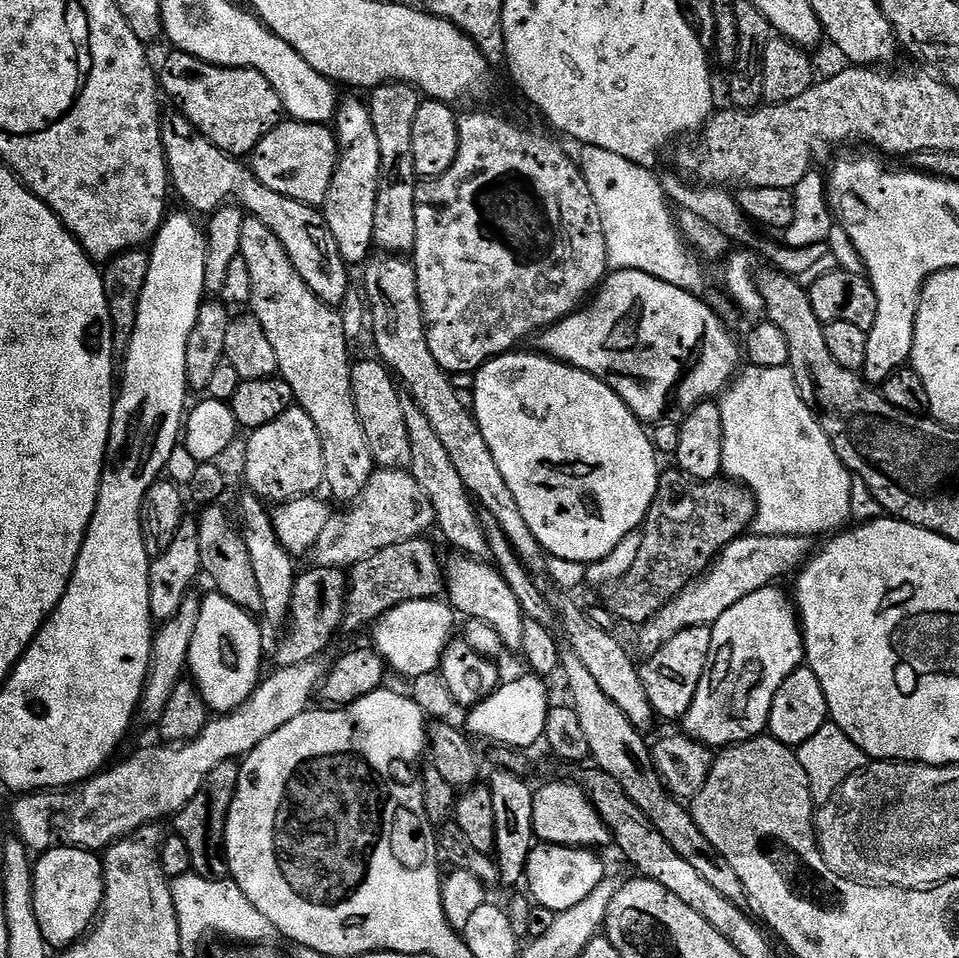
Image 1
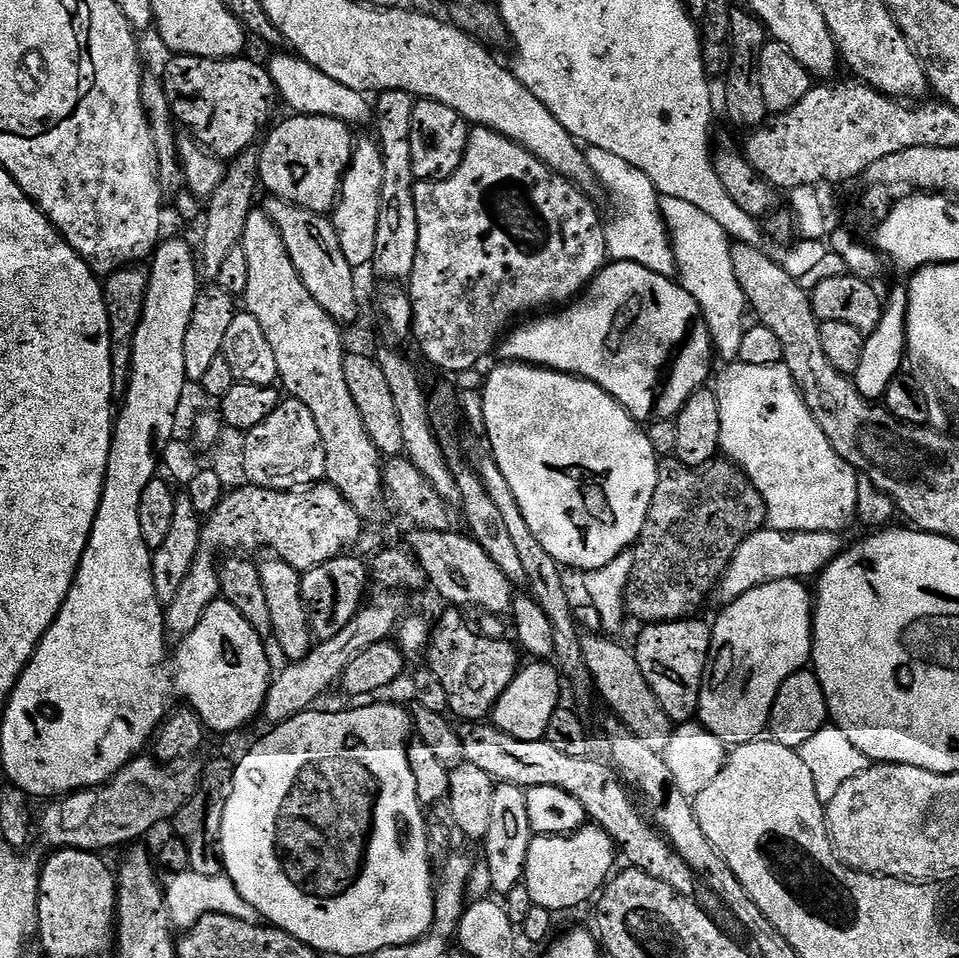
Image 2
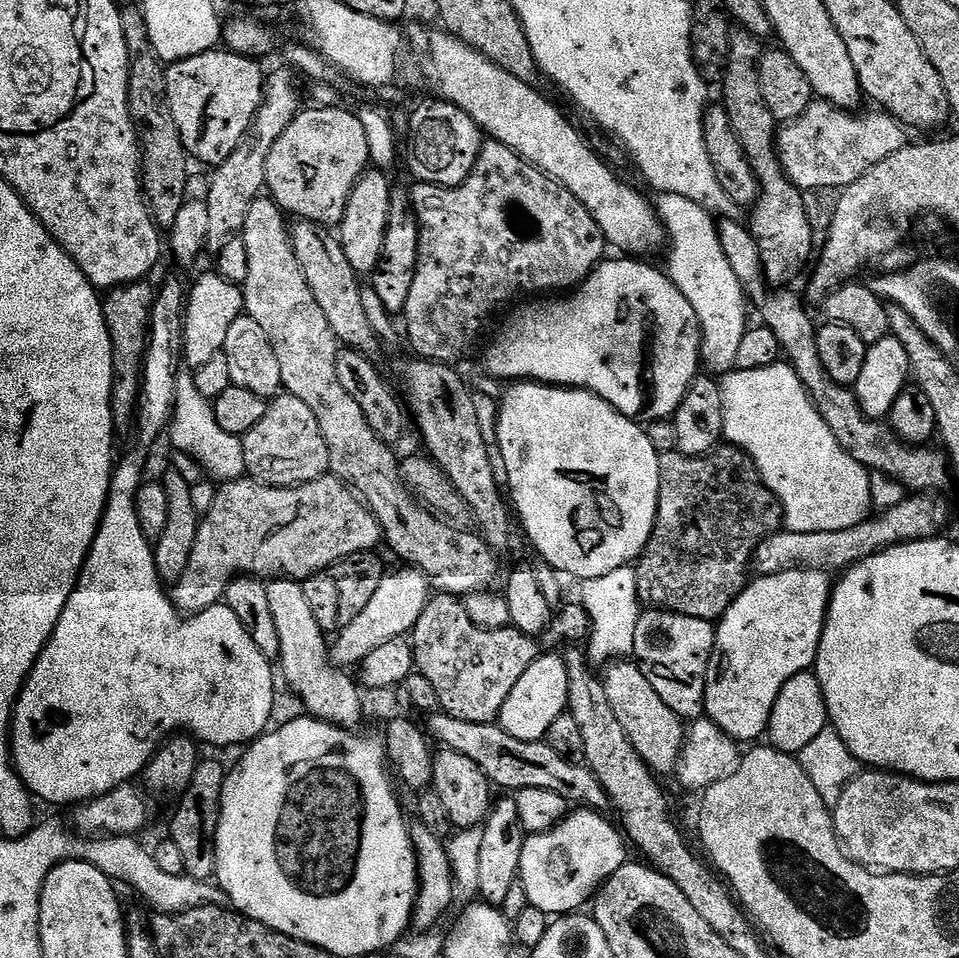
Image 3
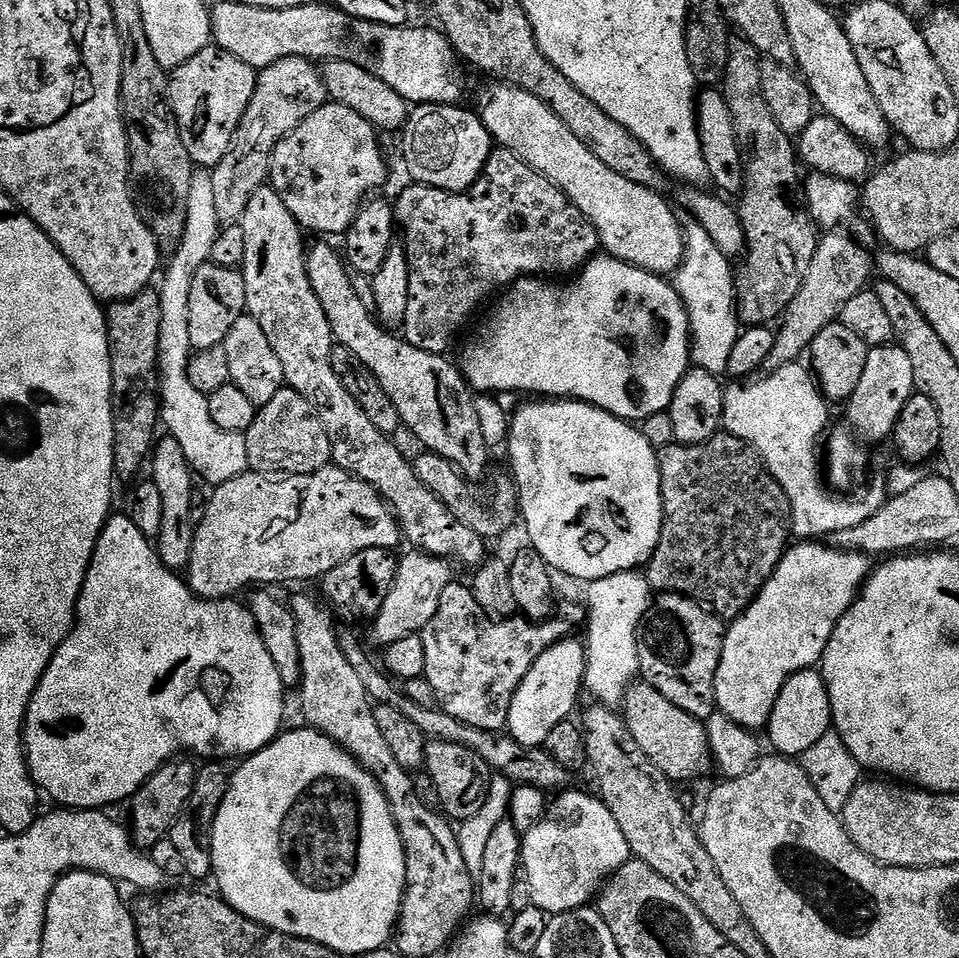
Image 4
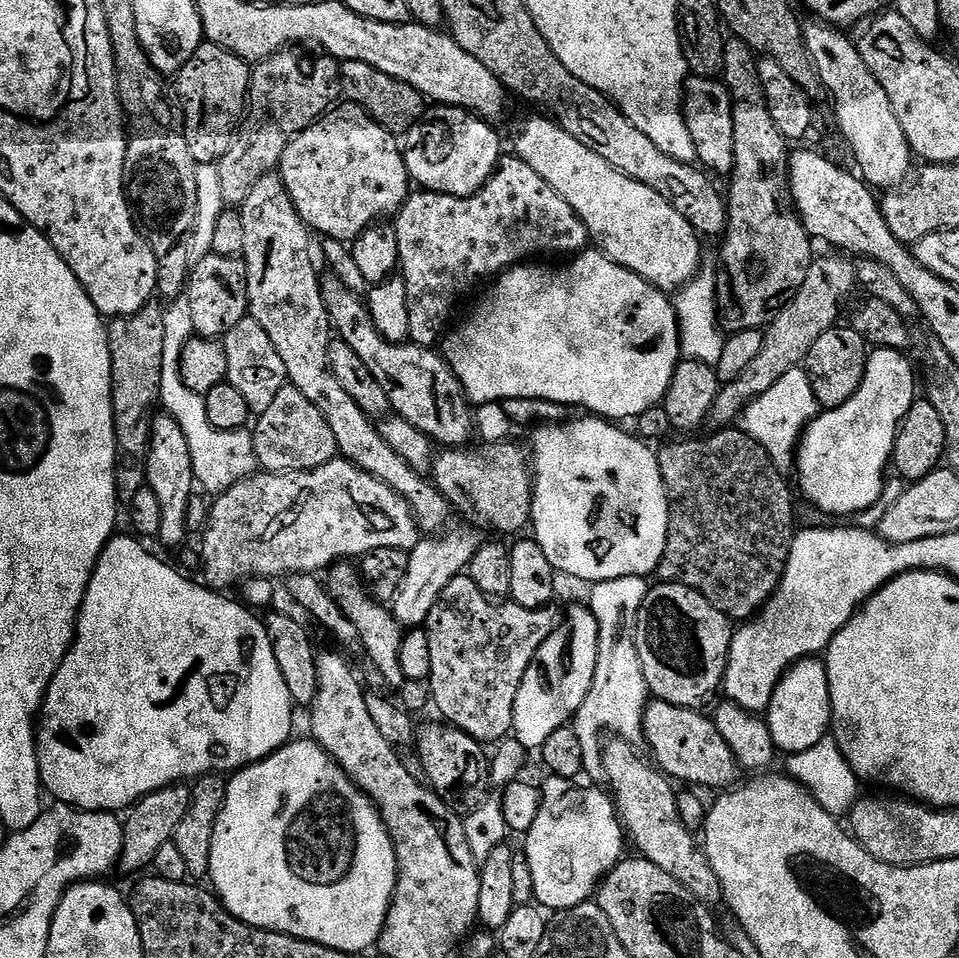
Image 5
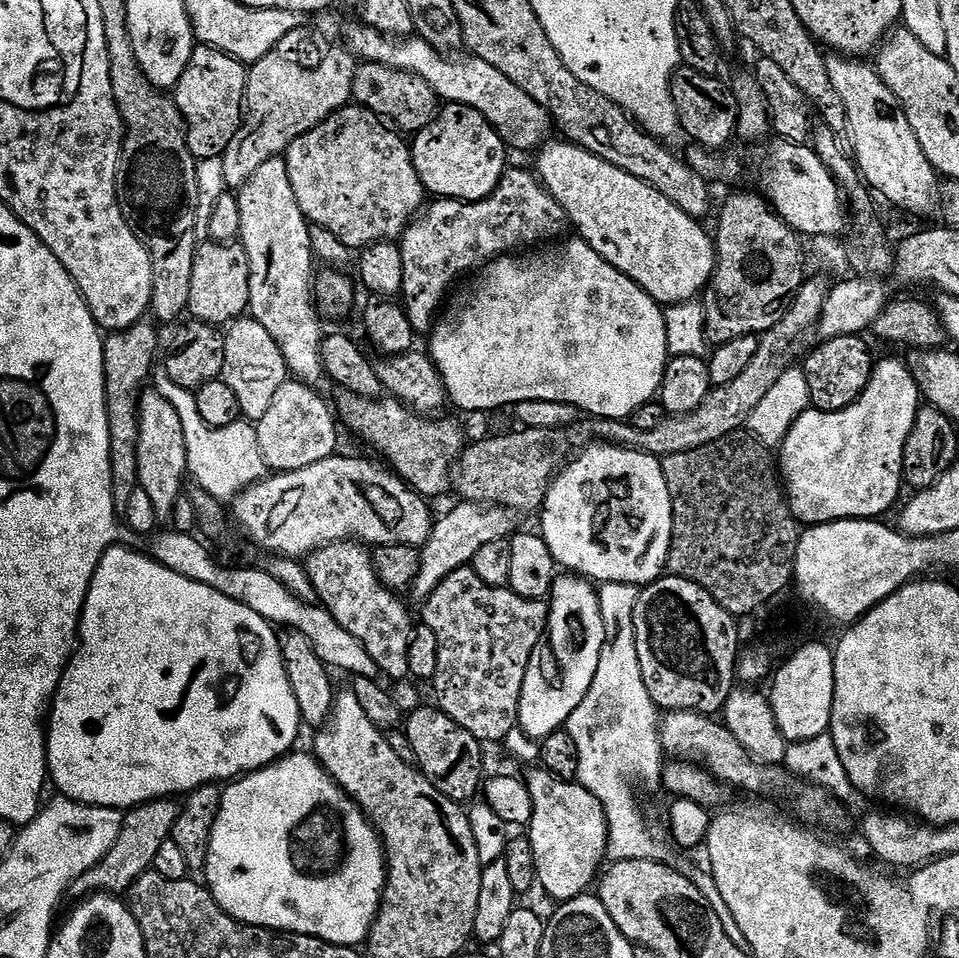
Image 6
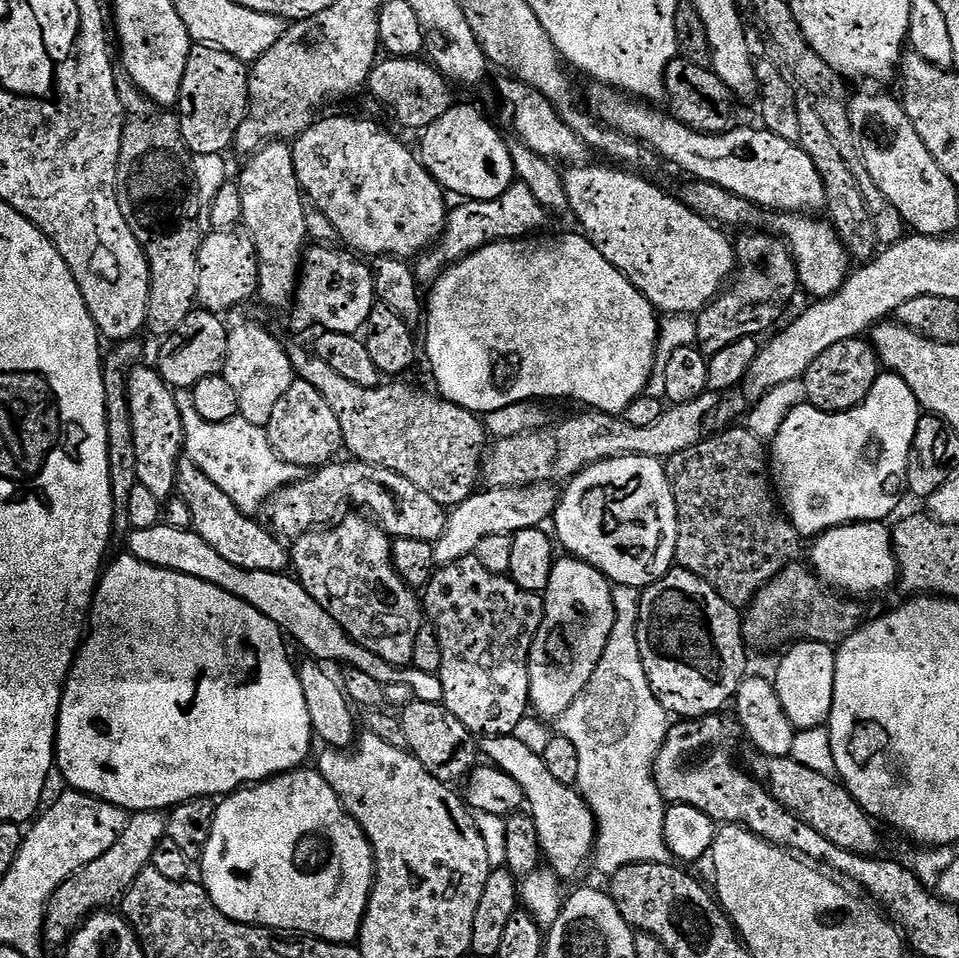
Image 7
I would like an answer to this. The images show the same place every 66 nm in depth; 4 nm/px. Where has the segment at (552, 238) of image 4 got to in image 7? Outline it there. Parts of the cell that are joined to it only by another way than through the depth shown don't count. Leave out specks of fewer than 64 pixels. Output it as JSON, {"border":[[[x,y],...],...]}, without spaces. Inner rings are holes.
{"border":[[[513,182],[502,194],[493,200],[469,200],[460,202],[451,209],[448,220],[444,224],[444,235],[438,243],[421,252],[414,260],[414,271],[416,281],[421,286],[435,284],[437,276],[450,264],[457,264],[459,260],[469,256],[476,249],[493,244],[499,240],[522,240],[539,233],[547,220],[550,220],[549,213],[544,211],[543,206],[534,198],[530,186],[522,182]]]}

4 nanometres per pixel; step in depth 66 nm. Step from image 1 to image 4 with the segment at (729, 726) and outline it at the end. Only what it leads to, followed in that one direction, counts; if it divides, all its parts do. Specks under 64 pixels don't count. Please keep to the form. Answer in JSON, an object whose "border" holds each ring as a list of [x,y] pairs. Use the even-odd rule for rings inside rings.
{"border":[[[824,542],[793,543],[751,604],[727,625],[714,678],[715,707],[718,711],[743,728],[767,729],[768,719],[774,710],[774,702],[778,702],[782,686],[786,686],[795,672],[815,669],[823,661],[830,634],[863,589],[864,581],[873,568],[873,561],[863,552],[845,552]]]}

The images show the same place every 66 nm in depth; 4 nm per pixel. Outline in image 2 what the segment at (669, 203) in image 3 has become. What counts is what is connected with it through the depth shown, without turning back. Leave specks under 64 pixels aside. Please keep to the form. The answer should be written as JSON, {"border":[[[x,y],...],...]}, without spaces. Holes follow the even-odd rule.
{"border":[[[669,196],[660,197],[660,213],[668,228],[668,237],[672,239],[672,253],[676,259],[678,282],[698,302],[700,312],[704,316],[706,326],[712,335],[712,346],[717,357],[724,362],[739,361],[742,350],[742,338],[746,321],[744,312],[749,311],[748,299],[742,294],[742,286],[738,286],[738,278],[734,278],[734,262],[732,261],[733,241],[699,206],[691,202]]]}

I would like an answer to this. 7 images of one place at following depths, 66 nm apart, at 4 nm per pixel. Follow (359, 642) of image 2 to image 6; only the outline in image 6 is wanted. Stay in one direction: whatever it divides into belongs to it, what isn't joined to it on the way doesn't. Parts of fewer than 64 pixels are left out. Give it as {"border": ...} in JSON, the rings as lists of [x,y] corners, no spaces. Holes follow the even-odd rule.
{"border":[[[459,502],[444,517],[437,519],[432,525],[430,538],[422,545],[418,578],[410,589],[420,602],[427,600],[429,594],[439,586],[454,570],[471,565],[474,554],[487,546],[489,542],[511,537],[513,517],[499,506],[485,506],[471,502]]]}

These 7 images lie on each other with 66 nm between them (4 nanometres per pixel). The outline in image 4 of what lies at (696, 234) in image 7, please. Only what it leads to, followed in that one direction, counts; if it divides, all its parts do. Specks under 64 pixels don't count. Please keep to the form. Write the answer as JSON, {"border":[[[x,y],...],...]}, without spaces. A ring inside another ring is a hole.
{"border":[[[492,82],[489,85],[480,96],[480,104],[484,109],[479,109],[478,115],[492,135],[493,141],[499,147],[506,148],[518,158],[522,158],[522,162],[526,162],[542,173],[550,183],[558,186],[558,190],[562,190],[562,194],[566,194],[566,198],[570,198],[570,202],[574,202],[574,206],[578,206],[578,210],[586,214],[594,230],[598,230],[601,249],[607,255],[632,264],[635,268],[653,272],[656,276],[667,277],[675,273],[684,261],[684,230],[681,220],[668,209],[667,202],[663,200],[665,197],[653,188],[630,182],[630,178],[622,178],[622,174],[614,174],[614,170],[610,170],[606,162],[599,160],[581,142],[578,134],[574,134],[574,130],[570,130],[570,126],[566,126],[566,122],[562,122],[562,118],[558,118],[558,114],[554,114],[550,106],[534,98],[534,94],[513,84]]]}

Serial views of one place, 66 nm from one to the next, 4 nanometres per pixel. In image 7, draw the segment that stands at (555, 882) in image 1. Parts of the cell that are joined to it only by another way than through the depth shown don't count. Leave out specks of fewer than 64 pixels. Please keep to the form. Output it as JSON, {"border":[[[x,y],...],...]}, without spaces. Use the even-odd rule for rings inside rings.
{"border":[[[485,736],[478,748],[489,765],[501,768],[522,786],[527,811],[534,818],[534,826],[538,826],[538,842],[547,867],[561,881],[574,879],[583,870],[584,863],[593,859],[596,846],[596,819],[588,803],[573,785],[558,782],[558,778],[546,770],[543,755],[530,750],[515,736]]]}

